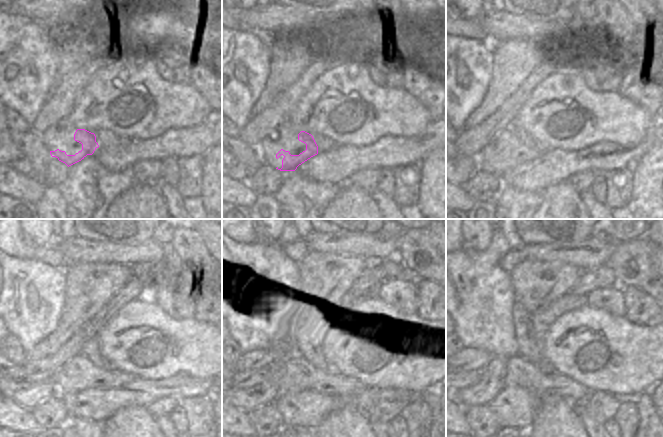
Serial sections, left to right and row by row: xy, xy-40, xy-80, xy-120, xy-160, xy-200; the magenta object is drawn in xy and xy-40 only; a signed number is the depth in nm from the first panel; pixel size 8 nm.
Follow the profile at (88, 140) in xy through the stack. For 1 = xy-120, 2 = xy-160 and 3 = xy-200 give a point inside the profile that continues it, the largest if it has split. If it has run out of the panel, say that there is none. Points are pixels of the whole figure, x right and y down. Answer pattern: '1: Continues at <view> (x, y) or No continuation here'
1: Continues at xy-120 (83, 375)
2: Continues at xy-160 (305, 376)
3: Continues at xy-200 (530, 376)

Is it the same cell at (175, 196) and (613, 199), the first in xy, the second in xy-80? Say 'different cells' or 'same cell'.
same cell

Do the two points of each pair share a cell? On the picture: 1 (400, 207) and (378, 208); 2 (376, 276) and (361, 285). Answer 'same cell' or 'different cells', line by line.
1: different cells
2: same cell

